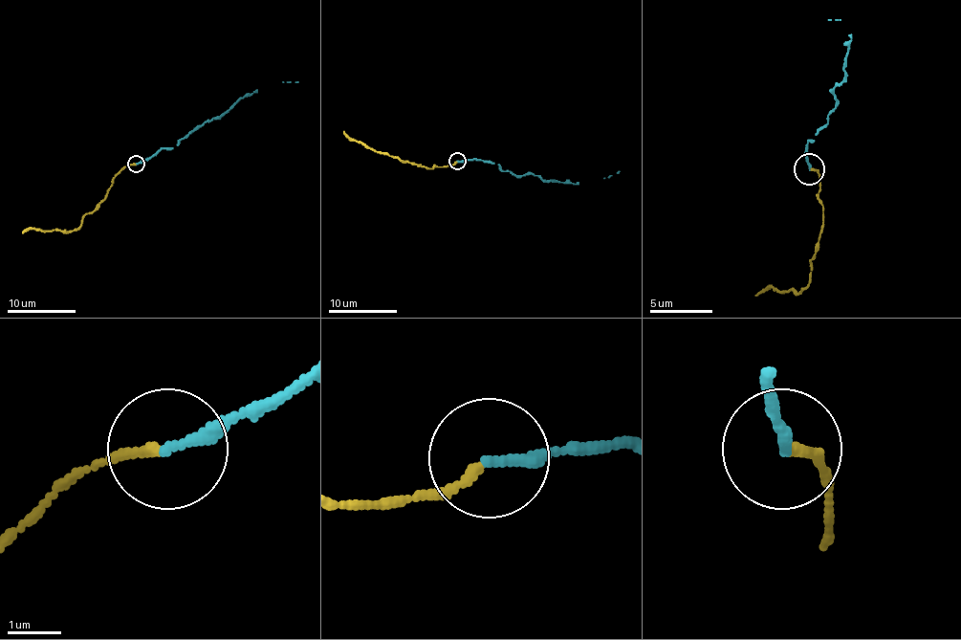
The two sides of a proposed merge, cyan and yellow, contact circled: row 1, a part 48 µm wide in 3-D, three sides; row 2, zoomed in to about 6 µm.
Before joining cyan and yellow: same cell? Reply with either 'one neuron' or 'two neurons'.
one neuron

